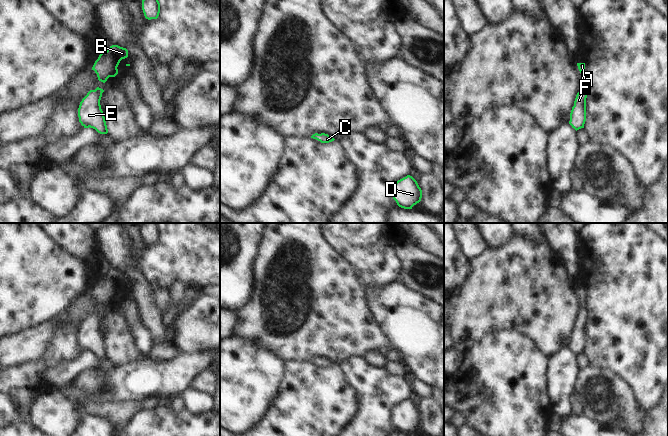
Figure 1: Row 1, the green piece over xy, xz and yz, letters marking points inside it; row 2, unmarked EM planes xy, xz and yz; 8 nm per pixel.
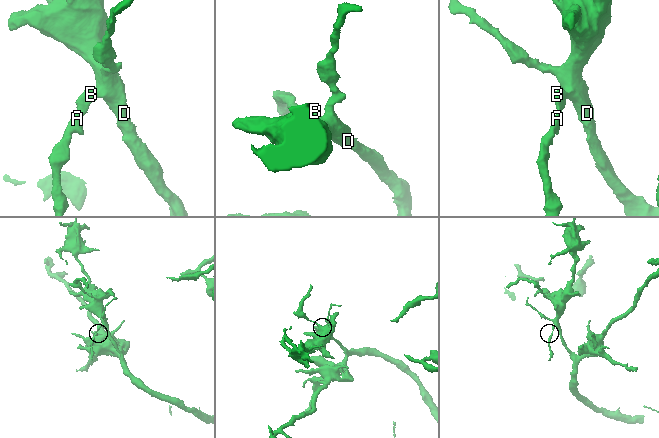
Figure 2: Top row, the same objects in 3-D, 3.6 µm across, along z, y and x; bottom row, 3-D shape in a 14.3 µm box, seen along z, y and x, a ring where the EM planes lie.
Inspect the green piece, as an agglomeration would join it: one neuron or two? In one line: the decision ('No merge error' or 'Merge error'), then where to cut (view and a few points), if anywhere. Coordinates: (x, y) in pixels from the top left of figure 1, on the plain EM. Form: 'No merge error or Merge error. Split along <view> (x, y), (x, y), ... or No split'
No merge error. No split

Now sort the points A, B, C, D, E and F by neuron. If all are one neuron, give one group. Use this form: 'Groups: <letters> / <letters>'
Groups: A B C D E F

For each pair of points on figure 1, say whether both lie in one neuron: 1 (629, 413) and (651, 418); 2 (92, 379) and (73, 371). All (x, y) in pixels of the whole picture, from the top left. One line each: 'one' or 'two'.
1: two
2: two

